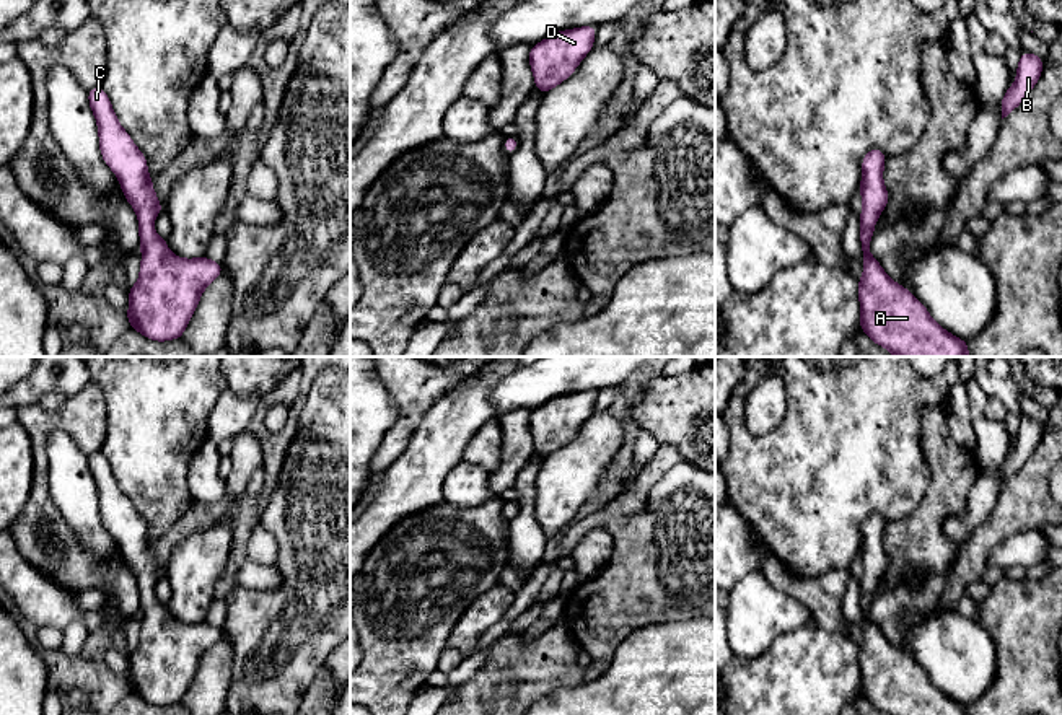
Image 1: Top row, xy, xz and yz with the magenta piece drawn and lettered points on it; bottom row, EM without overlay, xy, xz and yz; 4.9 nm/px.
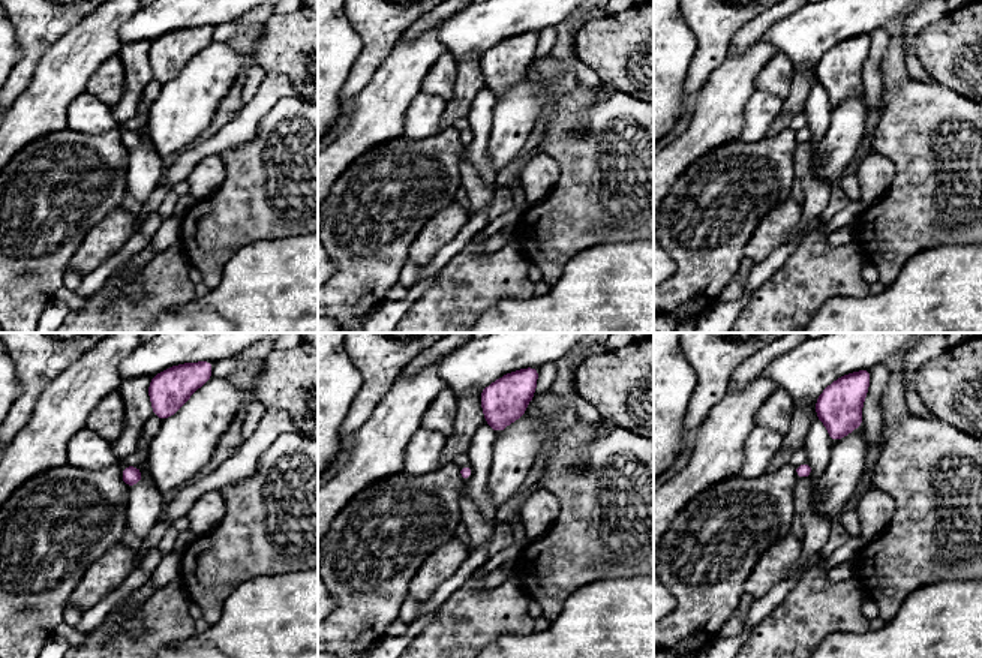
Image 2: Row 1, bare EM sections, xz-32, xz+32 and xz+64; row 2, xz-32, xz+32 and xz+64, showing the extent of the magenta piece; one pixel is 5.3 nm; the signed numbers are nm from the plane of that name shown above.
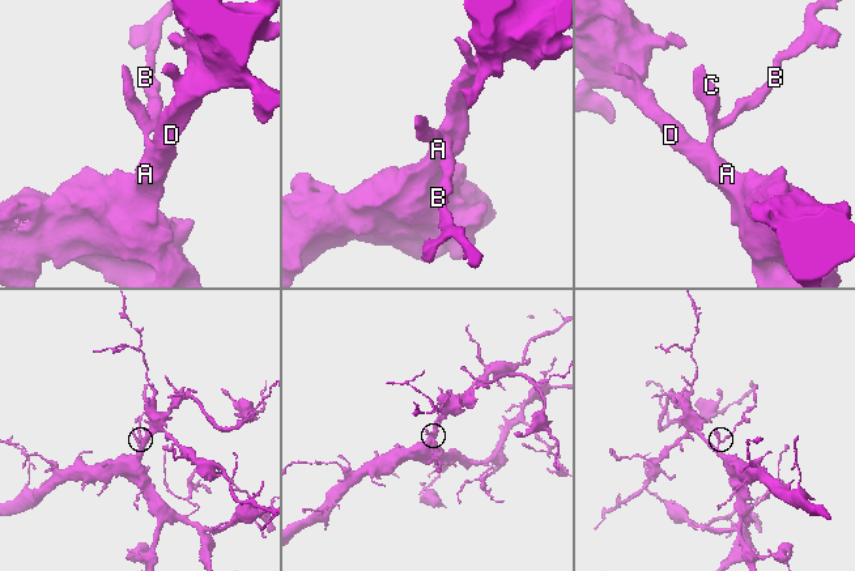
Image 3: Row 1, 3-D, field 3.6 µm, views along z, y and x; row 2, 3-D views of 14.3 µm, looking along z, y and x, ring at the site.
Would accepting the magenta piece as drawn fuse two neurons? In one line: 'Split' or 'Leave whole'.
Leave whole

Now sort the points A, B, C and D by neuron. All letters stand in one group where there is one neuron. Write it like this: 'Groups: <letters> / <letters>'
Groups: A B C D

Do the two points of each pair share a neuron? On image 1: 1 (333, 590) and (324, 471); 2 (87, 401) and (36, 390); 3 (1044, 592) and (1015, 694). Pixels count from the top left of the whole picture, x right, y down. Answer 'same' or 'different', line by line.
1: same
2: different
3: same

